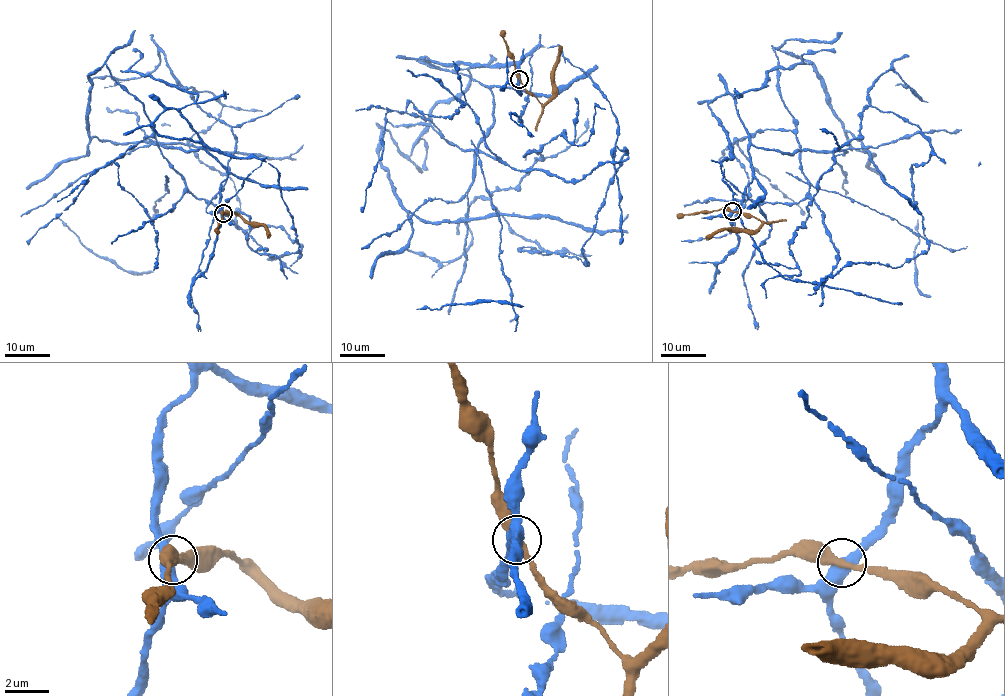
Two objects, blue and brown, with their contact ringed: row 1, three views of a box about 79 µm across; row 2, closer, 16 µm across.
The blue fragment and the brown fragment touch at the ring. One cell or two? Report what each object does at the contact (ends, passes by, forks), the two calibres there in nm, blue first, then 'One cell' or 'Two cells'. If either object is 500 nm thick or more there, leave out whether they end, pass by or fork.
At the ring blue passes by. At the ring brown passes by. Thickness 440 nm (blue) against 360 nm. One cell

